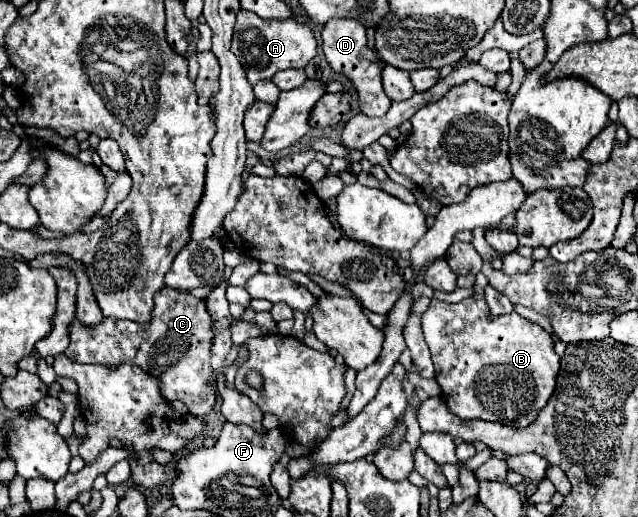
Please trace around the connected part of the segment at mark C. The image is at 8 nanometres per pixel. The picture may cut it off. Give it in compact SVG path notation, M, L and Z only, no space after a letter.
M166 286L154 298L152 320L146 324L104 318L96 330L80 326L78 320L70 328L70 346L66 356L80 364L92 362L130 362L138 364L160 380L162 394L168 400L186 404L192 416L206 416L214 410L218 400L218 388L210 382L212 376L212 344L214 344L214 322L208 312L206 300L194 298L190 292L172 290Z

